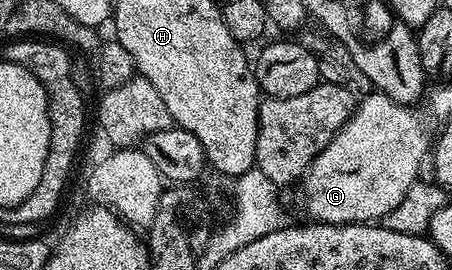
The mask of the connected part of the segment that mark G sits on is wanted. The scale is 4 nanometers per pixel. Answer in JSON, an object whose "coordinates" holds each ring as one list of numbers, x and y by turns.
{"coordinates":[[371,93,357,102,352,116,330,145,304,174,304,211,309,220,318,223,371,223,387,220,388,214,403,201,408,191,421,178,420,166,425,166,430,155,430,135,424,132,418,116,411,106,396,103,389,95]]}

